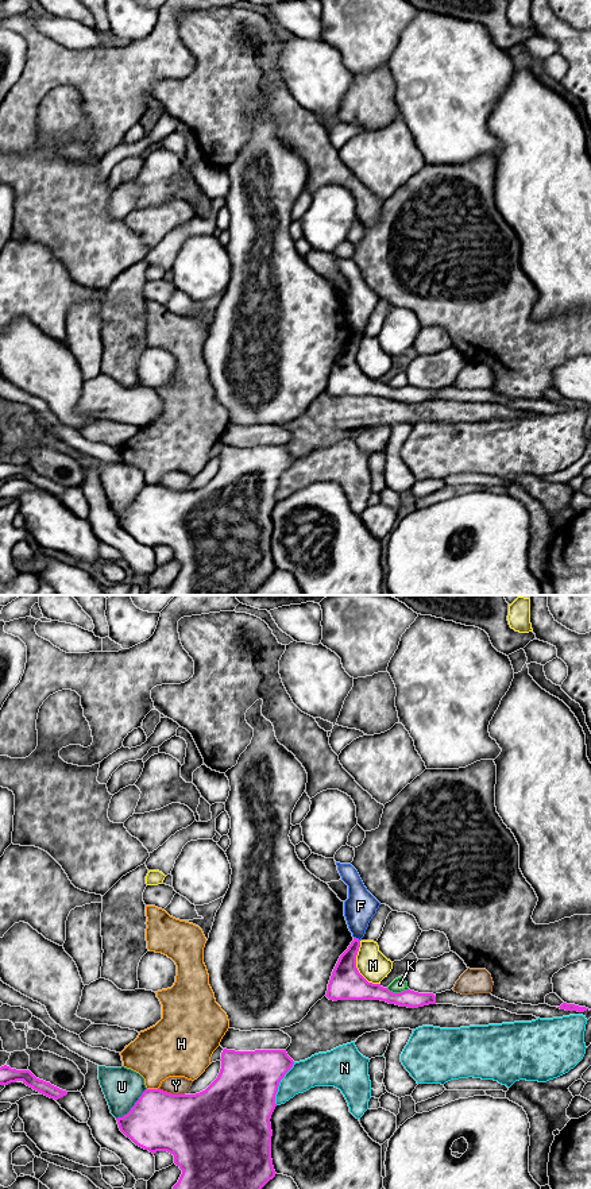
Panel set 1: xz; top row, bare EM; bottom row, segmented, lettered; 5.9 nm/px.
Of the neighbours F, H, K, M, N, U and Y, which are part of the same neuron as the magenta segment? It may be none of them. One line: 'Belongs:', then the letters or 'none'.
Belongs: none

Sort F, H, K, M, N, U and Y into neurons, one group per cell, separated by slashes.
F / H / K / M / N / U / Y

